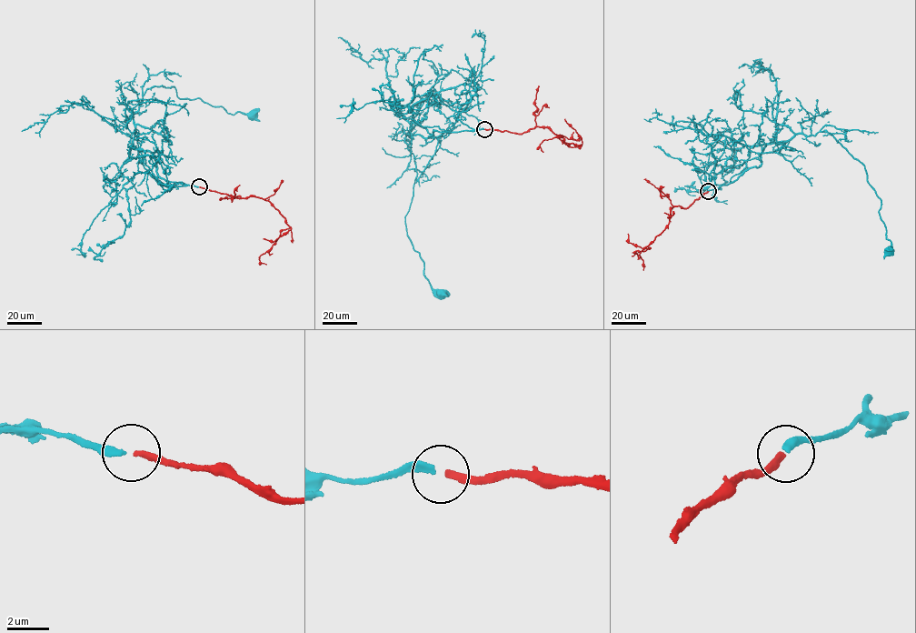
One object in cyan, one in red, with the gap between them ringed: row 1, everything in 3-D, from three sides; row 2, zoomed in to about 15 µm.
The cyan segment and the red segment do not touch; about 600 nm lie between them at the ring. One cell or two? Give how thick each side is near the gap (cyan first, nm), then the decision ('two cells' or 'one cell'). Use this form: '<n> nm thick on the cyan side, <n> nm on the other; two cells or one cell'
320 nm thick on the cyan side, 320 nm on the other; one cell

